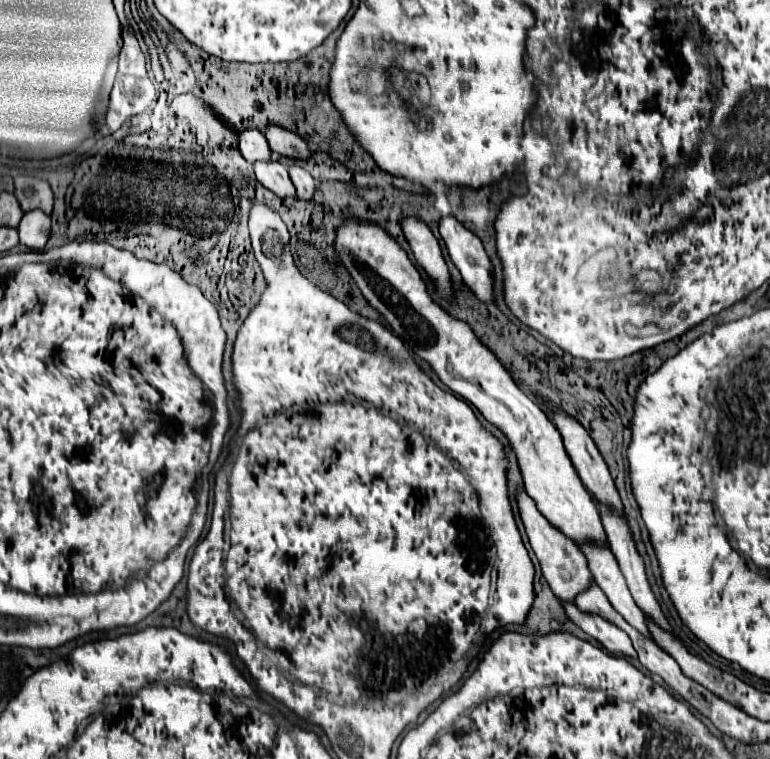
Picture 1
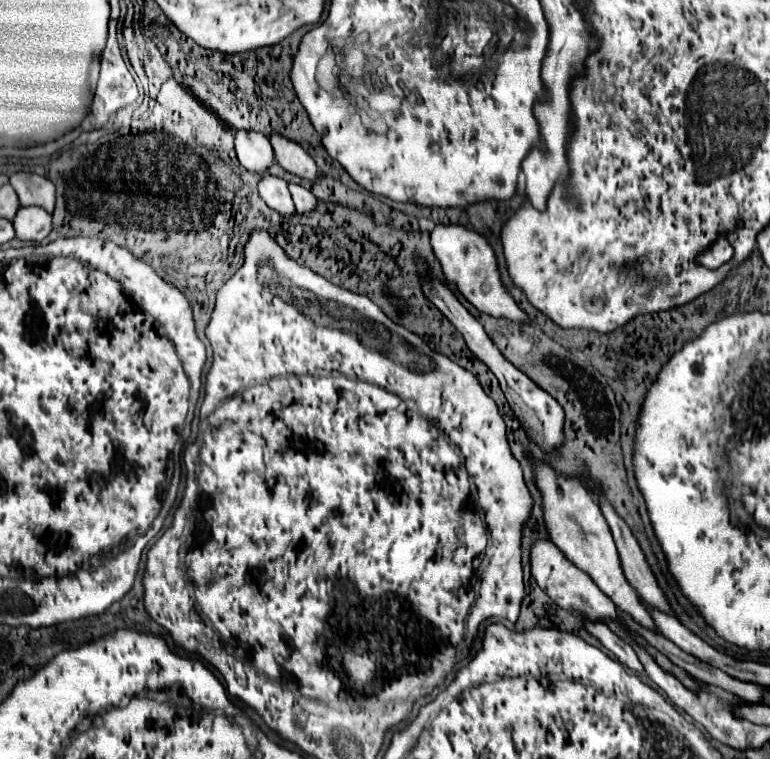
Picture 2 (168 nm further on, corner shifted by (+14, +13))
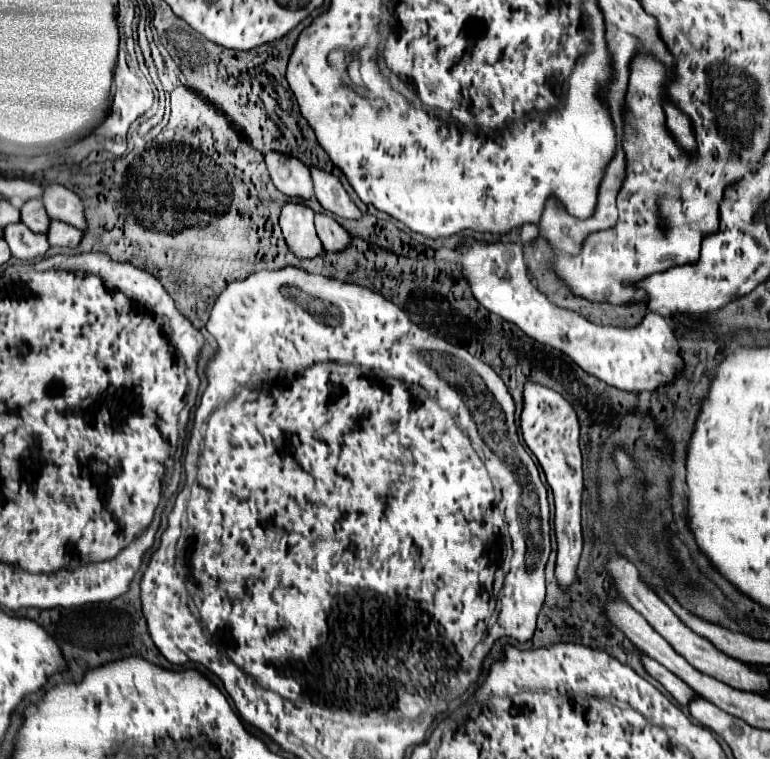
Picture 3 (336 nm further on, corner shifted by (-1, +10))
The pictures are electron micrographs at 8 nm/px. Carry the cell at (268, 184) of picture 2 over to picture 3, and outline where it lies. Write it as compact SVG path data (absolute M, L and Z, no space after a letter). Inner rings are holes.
M287 202L279 218L283 236L299 258L315 258L321 254L323 244L313 226L313 210L303 202Z

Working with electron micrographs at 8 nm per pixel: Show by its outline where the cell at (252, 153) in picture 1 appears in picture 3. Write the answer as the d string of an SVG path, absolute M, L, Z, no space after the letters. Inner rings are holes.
M267 152L265 164L269 170L269 176L273 184L287 196L297 198L311 198L313 196L313 184L309 176L309 168L293 156L281 154L281 152Z

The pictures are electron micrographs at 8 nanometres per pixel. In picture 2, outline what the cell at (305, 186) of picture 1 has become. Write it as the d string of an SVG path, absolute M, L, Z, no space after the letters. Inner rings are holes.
M290 185L290 193L292 193L292 199L294 199L294 205L296 205L296 211L300 215L308 215L316 209L316 197L306 191L304 187L300 185Z

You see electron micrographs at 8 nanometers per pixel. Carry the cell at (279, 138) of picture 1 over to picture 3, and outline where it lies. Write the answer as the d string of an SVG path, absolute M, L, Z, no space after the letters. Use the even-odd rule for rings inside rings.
M309 166L309 172L311 172L315 196L325 210L329 210L341 218L351 218L351 220L361 218L361 210L349 198L341 180L335 174L331 174L319 166Z

